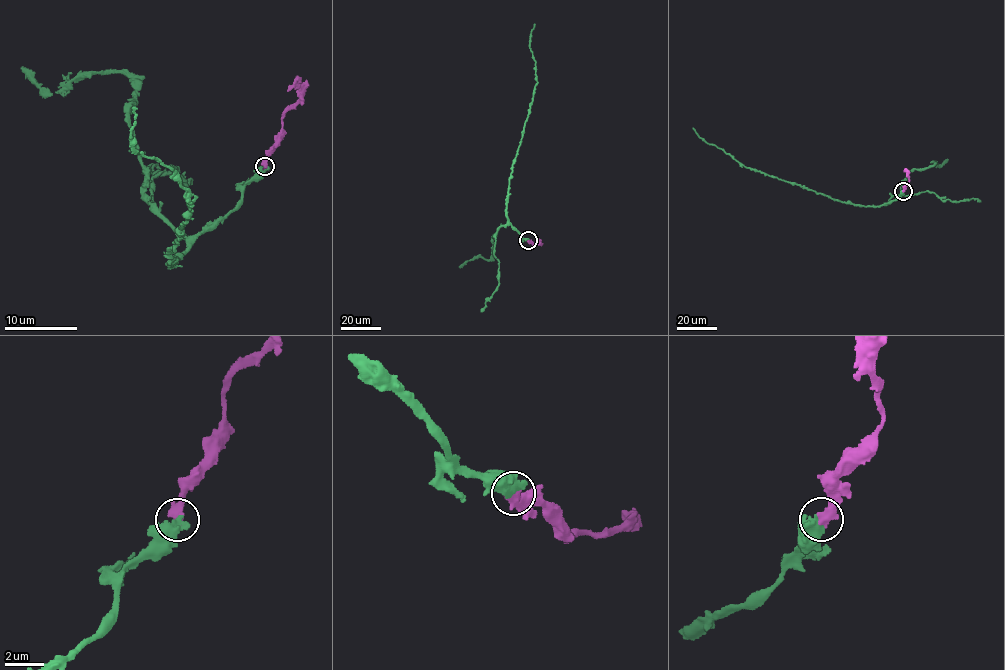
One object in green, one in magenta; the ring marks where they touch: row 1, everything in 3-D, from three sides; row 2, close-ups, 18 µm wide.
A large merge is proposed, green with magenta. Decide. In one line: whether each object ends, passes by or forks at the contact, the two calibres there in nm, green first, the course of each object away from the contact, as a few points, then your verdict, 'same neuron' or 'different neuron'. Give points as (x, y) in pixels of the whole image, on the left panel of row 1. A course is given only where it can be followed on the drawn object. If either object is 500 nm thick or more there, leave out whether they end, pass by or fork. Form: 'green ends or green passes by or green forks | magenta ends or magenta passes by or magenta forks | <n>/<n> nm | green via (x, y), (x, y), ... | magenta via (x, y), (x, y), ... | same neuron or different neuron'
600/550 nm | green via (265, 166), (243, 188), (242, 200), (167, 266), (165, 256), (195, 198), (169, 168), (134, 154), (134, 107) | magenta via (265, 166), (267, 150), (276, 142), (281, 116), (300, 98), (300, 91), (294, 85), (287, 91) | same neuron

